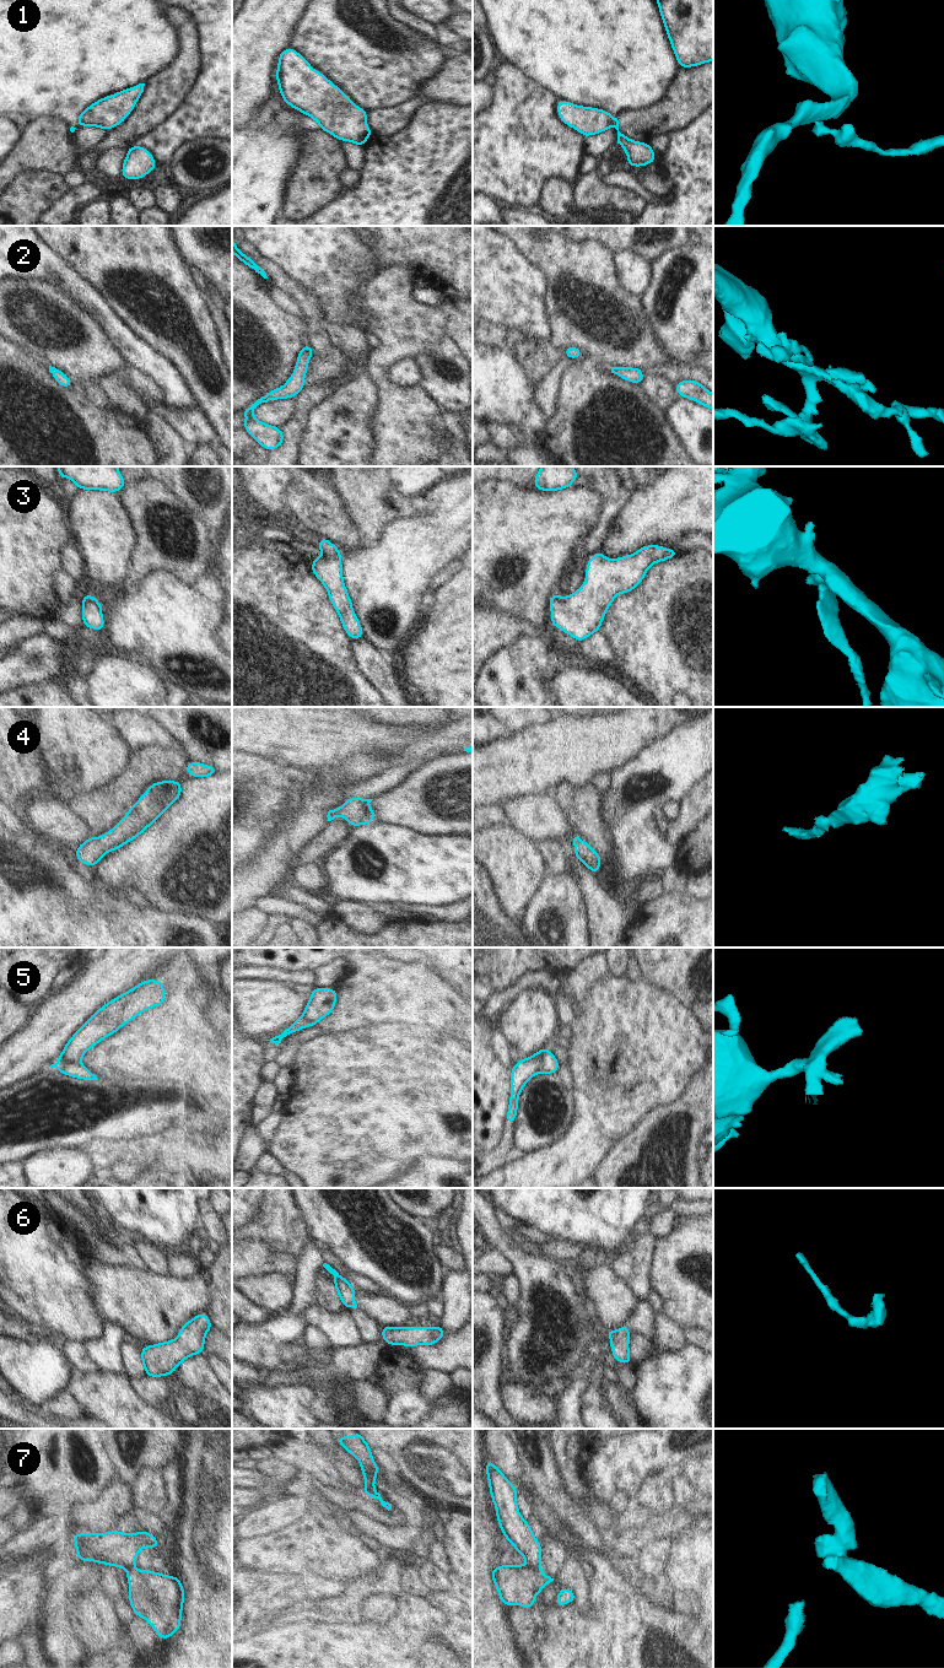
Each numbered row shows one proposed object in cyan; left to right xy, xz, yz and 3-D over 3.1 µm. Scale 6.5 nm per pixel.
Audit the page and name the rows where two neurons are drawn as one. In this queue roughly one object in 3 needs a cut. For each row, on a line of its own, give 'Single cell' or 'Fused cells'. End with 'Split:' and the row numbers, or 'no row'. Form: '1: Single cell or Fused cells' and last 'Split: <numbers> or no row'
1: Fused cells
2: Single cell
3: Single cell
4: Single cell
5: Fused cells
6: Single cell
7: Fused cells
Split: 1, 5, 7.

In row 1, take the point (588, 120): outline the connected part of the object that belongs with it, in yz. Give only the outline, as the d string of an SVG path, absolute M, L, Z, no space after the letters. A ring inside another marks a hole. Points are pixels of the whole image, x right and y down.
M559 99L556 110L563 124L581 133L584 137L598 135L613 126L617 119L611 113L593 107L577 106Z

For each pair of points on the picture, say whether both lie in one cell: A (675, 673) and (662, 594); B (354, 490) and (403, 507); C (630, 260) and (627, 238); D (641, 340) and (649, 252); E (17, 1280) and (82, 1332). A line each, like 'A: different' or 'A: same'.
A: same
B: same
C: different
D: different
E: same

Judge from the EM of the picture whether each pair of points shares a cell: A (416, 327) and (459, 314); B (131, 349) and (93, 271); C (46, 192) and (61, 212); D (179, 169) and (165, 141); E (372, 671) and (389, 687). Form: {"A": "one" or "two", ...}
{"A": "two", "B": "two", "C": "two", "D": "two", "E": "one"}

